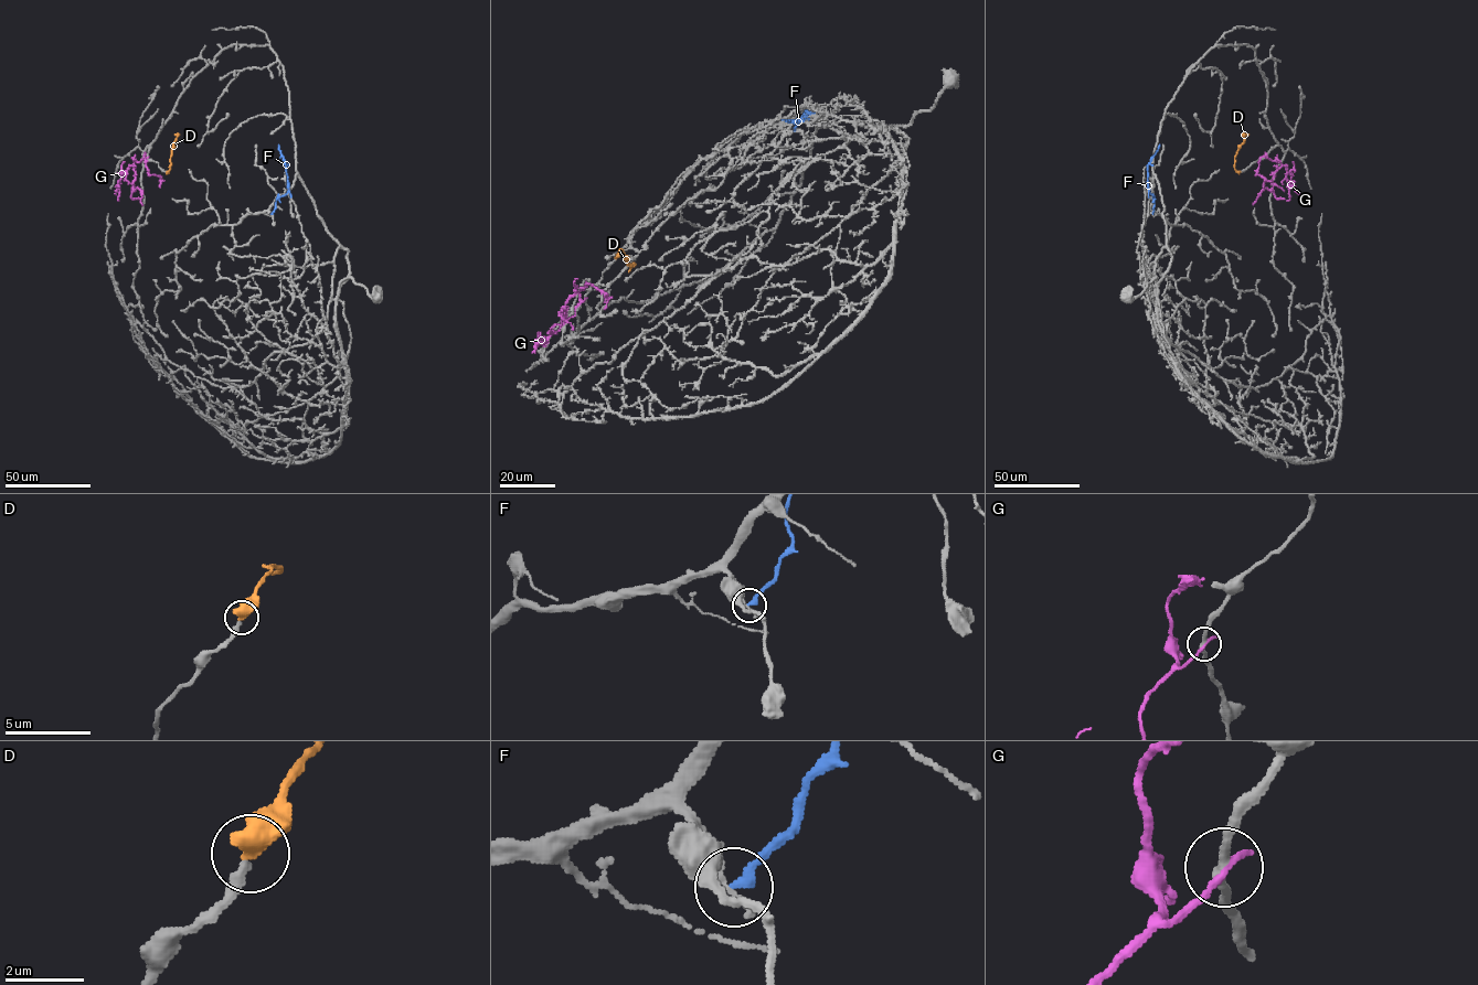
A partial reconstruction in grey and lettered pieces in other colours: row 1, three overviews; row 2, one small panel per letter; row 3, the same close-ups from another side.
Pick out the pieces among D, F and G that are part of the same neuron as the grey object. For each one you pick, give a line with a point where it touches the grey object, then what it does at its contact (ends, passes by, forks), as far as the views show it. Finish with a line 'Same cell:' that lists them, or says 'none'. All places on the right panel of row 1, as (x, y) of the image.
D: contact (1240, 172); it ends
Same cell: D

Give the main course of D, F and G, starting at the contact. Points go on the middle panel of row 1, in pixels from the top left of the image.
D: (616, 258), (621, 250), (626, 261), (633, 266), (629, 271)
F: (782, 119), (801, 120), (808, 111), (793, 130)
G: (585, 298), (576, 307), (575, 314), (562, 325), (566, 313), (562, 309), (576, 292), (574, 285), (577, 278)

